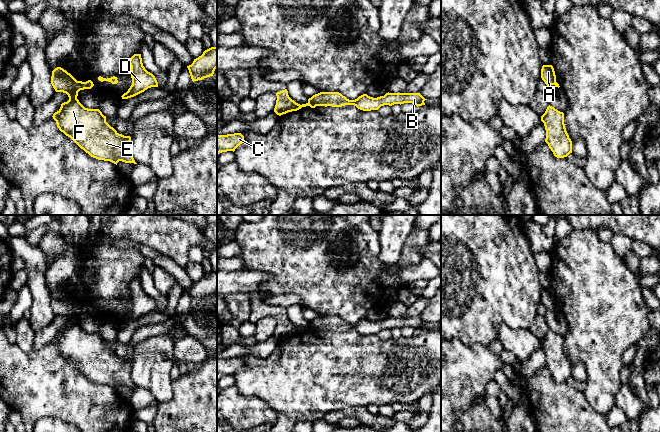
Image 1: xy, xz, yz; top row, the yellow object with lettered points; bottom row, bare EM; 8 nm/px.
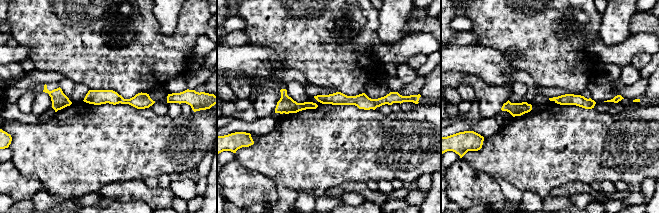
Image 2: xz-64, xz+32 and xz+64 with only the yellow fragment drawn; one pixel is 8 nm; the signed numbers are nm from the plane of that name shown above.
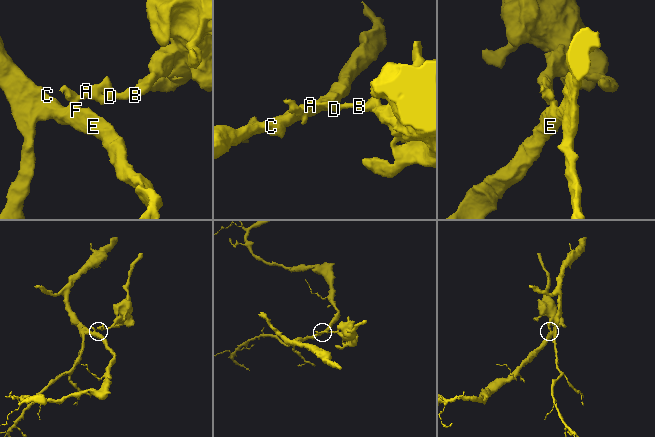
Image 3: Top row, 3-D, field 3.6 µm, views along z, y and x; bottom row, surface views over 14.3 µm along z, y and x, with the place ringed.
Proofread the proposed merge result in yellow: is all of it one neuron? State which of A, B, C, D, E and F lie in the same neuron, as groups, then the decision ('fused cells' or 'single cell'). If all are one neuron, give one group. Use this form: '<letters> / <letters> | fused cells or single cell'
A B D / C E F | fused cells

